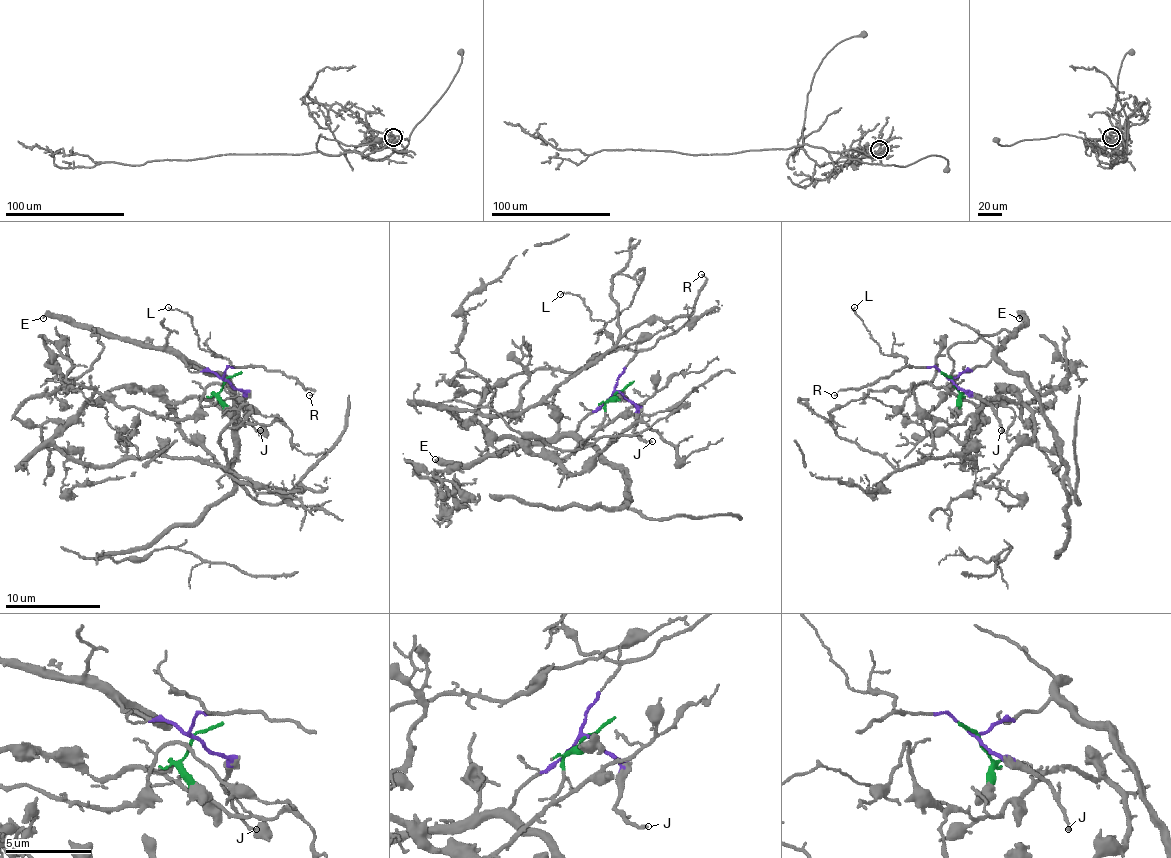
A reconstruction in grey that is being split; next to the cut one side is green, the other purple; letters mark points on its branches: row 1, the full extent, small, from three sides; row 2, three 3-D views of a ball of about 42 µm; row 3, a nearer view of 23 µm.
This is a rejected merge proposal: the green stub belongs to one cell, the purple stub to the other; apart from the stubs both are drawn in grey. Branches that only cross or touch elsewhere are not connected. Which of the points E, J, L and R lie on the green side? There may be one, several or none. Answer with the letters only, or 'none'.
none

